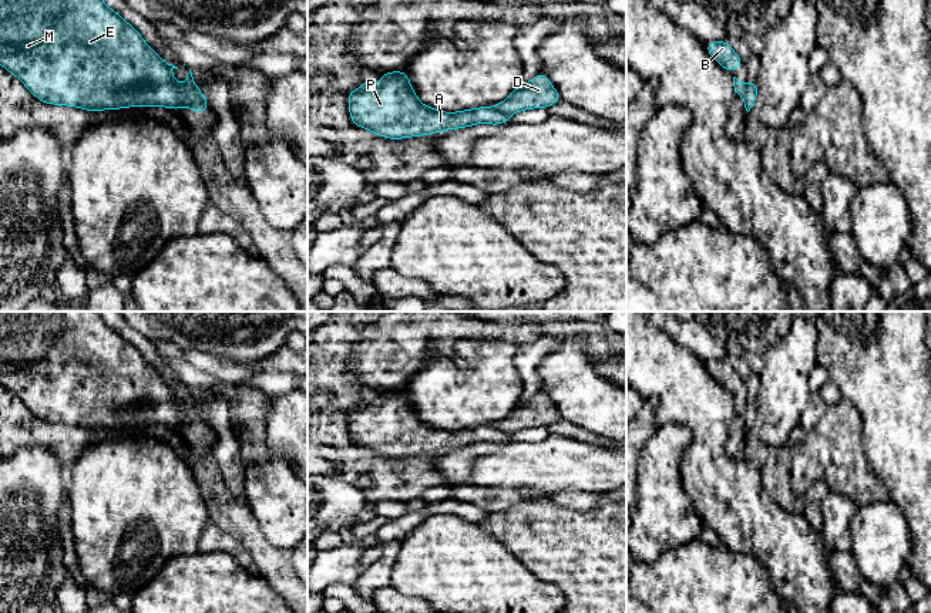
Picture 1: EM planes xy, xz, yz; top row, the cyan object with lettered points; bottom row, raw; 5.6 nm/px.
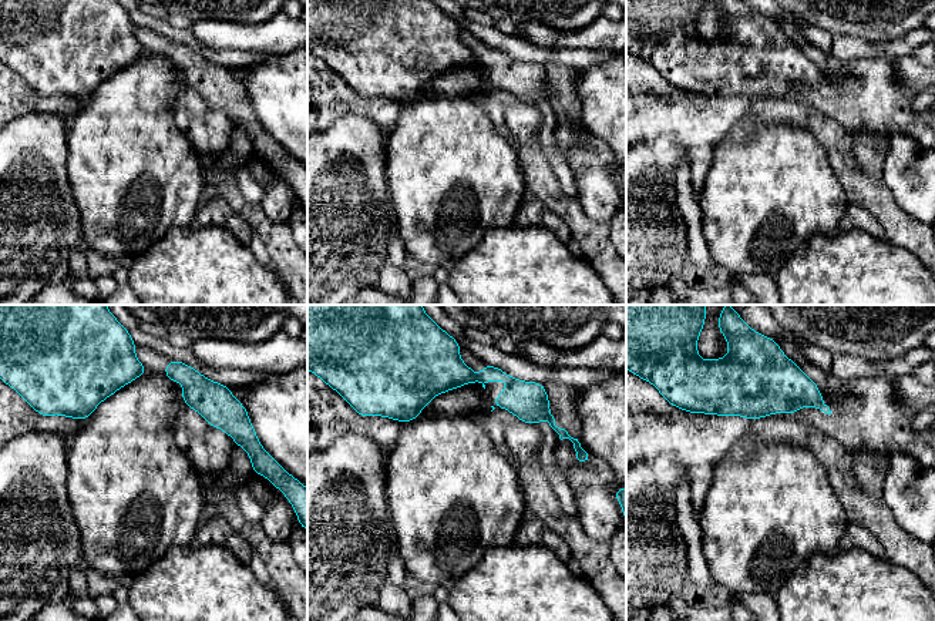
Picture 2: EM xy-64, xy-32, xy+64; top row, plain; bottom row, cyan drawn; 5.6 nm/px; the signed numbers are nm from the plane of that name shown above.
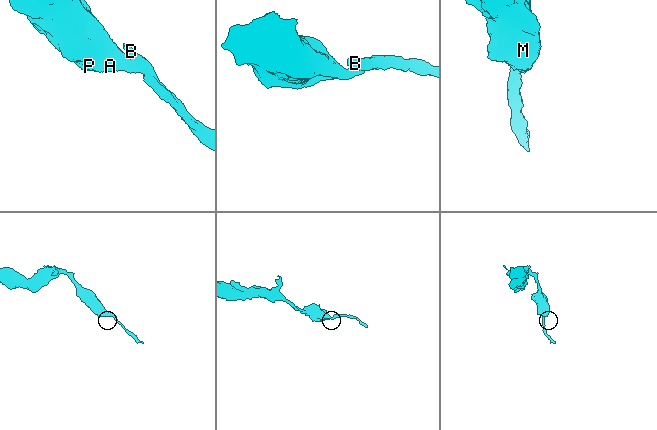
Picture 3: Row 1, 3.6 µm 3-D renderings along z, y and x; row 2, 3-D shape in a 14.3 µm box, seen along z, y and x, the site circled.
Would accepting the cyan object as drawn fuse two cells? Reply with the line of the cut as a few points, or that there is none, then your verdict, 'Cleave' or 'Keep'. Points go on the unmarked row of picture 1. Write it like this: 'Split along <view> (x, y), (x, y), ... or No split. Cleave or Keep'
Split along xy (180, 404), (190, 417), (207, 425). Cleave

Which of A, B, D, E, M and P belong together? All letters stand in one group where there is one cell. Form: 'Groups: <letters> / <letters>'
Groups: A E M P / B D

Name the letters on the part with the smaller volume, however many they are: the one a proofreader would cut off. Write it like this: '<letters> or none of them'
B, D

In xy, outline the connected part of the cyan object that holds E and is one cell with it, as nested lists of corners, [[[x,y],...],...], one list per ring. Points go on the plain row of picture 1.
[[[0,311],[0,384],[46,422],[88,431],[185,424],[209,430],[185,414],[164,378],[98,311]]]

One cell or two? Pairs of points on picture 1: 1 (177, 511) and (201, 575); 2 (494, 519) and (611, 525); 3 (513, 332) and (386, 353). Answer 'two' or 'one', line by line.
1: two
2: one
3: one

